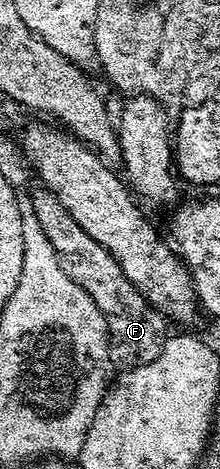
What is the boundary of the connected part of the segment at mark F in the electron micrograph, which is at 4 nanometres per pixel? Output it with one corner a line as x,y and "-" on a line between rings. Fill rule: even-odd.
40,188
40,190
30,191
29,194
33,210
49,244
53,244
53,252
57,252
57,260
69,276
81,288
93,296
97,308
107,321
107,336
111,343
111,361
116,367
130,368
132,366
143,366
163,351
163,343
169,337
168,323
162,314
155,307
147,303
146,296
130,282
117,260
57,200
57,196
52,190

